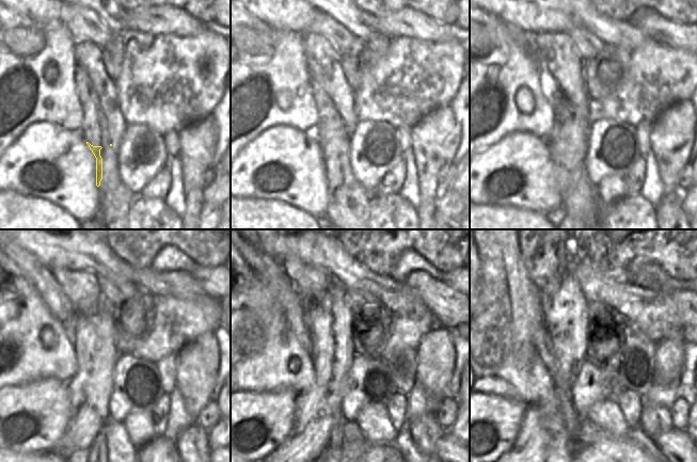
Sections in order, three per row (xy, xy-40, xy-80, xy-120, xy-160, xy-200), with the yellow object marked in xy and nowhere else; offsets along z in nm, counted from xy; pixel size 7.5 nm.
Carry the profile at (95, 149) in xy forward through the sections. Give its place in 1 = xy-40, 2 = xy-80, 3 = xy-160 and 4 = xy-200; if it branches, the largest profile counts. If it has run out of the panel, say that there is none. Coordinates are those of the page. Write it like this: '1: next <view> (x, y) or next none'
1: next xy-40 (331, 156)
2: next xy-80 (569, 134)
3: next xy-160 (318, 412)
4: next xy-200 (567, 312)

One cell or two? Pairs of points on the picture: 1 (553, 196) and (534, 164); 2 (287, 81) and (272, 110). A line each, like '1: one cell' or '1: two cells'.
1: one cell
2: one cell

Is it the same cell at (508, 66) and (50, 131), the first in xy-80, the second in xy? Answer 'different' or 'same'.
different

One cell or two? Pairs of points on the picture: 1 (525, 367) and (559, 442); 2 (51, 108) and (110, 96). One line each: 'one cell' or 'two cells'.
1: one cell
2: two cells

